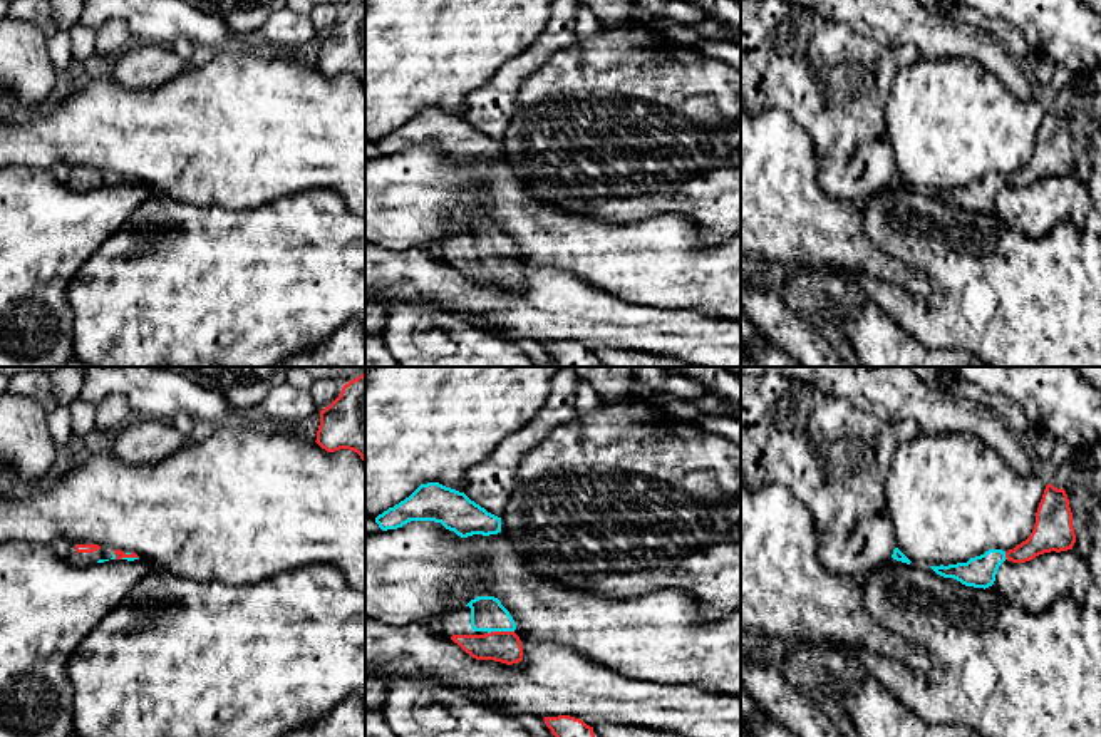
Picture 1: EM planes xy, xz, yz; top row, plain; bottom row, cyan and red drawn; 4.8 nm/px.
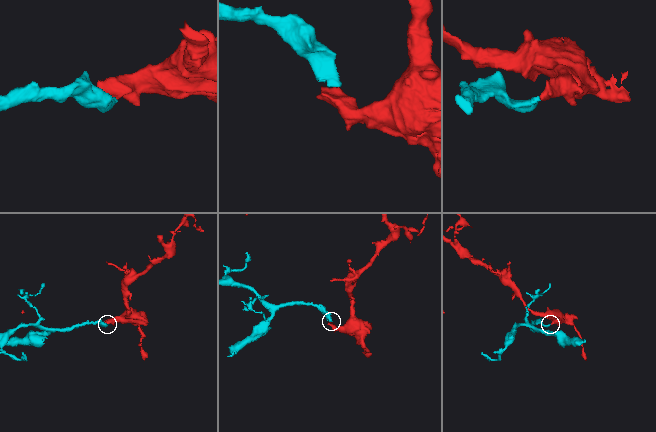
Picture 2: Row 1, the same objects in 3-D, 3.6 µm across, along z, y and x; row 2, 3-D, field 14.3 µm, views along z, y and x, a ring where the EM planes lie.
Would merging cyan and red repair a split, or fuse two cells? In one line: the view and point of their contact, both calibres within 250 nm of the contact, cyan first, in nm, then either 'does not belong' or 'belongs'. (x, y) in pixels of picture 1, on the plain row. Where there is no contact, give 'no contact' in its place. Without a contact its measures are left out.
xz (500, 255) | 160/150 nm | belongs

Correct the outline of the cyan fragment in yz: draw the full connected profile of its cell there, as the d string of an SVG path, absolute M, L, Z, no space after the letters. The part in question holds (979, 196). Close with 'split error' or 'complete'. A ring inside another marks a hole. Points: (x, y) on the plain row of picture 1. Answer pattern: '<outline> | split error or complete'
M1047 109L1036 137L1036 149L1031 161L1007 178L989 174L967 188L949 191L930 191L943 203L954 203L965 211L989 213L995 206L999 191L1007 184L1026 188L1044 178L1061 178L1073 174L1076 159L1073 152L1073 137L1064 114Z | split error

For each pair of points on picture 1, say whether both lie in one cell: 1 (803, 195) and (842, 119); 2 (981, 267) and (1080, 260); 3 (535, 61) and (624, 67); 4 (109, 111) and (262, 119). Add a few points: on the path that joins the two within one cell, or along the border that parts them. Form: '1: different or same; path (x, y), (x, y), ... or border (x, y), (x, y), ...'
1: different; border (801, 126), (820, 158), (816, 183), (835, 198)
2: same; path (1006, 267), (1054, 267)
3: different; border (578, 37), (558, 49), (533, 71), (520, 89)
4: same; path (148, 119), (223, 119)

